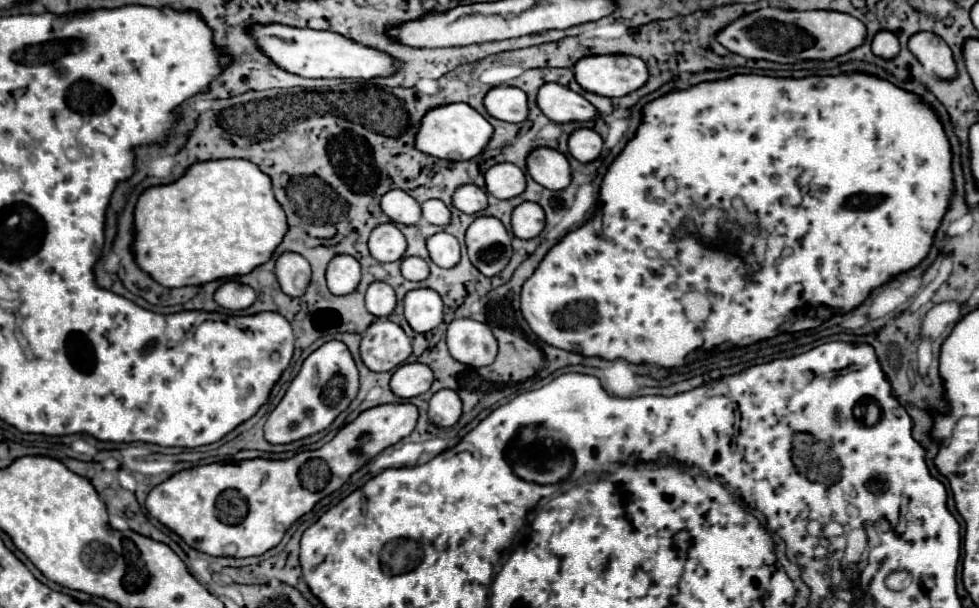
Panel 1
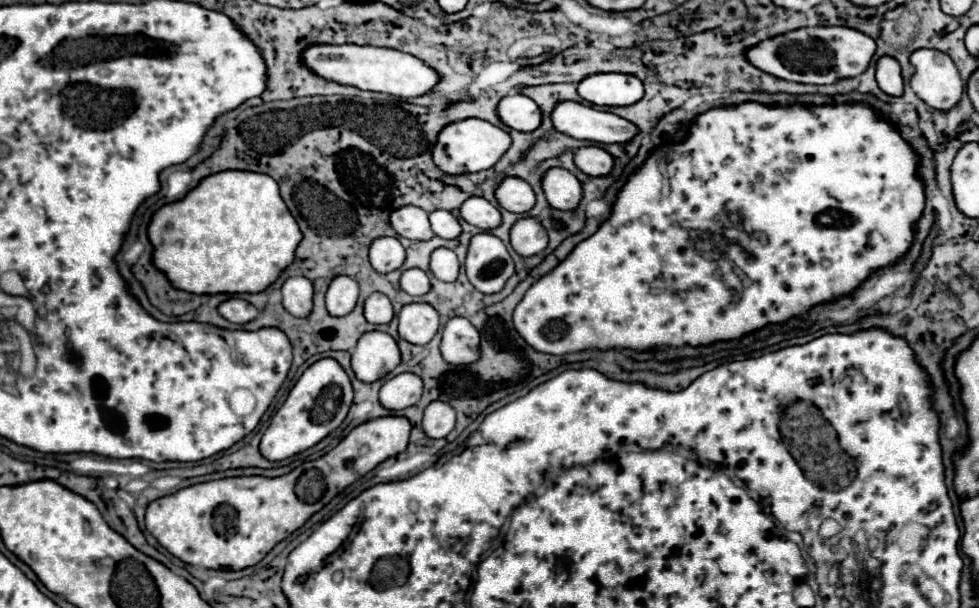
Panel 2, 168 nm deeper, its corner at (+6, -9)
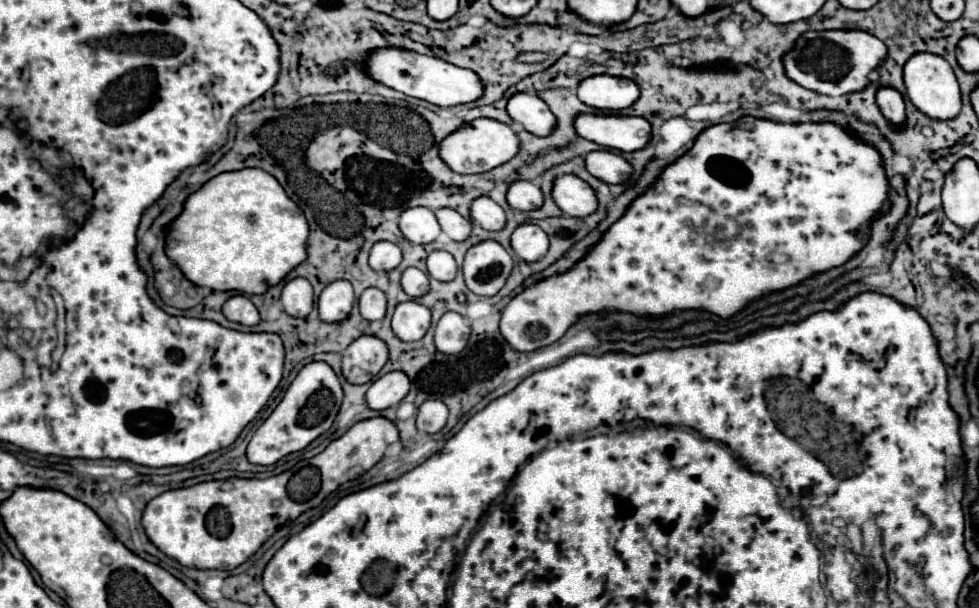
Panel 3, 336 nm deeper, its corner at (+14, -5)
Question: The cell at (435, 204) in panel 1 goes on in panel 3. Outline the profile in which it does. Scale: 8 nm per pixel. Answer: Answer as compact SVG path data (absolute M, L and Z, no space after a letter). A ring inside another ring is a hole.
M451 208L435 210L435 218L437 218L443 234L447 234L451 240L457 240L457 242L465 240L471 232L471 222Z

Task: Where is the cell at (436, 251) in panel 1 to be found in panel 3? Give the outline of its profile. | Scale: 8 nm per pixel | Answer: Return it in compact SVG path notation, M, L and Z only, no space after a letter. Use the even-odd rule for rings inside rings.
M433 250L427 258L427 272L431 278L435 280L441 280L441 282L449 282L455 278L455 272L457 272L457 266L455 266L455 260L449 252L445 250Z

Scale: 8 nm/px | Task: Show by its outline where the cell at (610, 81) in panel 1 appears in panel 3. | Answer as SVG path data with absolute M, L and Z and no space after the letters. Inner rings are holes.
M591 76L581 80L577 96L583 104L599 110L623 110L639 98L639 86L629 78Z

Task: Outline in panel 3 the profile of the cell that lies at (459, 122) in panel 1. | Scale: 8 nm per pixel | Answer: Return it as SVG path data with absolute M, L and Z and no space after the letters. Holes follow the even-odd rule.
M475 118L439 142L441 160L459 174L481 174L511 160L519 150L519 140L511 126L491 118Z

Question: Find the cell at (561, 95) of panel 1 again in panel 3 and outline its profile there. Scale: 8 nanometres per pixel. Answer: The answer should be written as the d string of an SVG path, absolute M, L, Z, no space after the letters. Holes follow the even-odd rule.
M577 114L573 126L581 138L621 152L635 152L651 138L651 124L637 116Z

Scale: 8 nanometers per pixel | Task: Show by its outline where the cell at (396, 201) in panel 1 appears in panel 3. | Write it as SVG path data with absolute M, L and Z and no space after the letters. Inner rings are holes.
M409 208L409 210L405 210L399 216L399 230L413 244L433 242L441 234L437 218L429 208Z

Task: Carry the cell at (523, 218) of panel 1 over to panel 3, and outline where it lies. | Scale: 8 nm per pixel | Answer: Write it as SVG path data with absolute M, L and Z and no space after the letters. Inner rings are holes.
M521 224L511 234L511 248L521 260L533 262L547 252L549 238L537 224Z

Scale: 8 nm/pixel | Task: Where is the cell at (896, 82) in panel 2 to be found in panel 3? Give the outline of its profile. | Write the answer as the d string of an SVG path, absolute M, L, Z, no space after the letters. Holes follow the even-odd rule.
M883 86L877 90L877 104L881 108L881 112L885 114L887 120L891 120L893 124L901 124L905 122L905 104L903 104L903 96L889 86Z

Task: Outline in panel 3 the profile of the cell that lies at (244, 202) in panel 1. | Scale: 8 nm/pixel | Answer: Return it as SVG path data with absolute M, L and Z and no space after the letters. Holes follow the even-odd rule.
M243 168L235 172L223 172L205 182L197 192L193 192L181 214L167 226L165 254L169 260L181 268L183 276L211 290L237 290L245 294L265 294L267 288L279 284L283 276L293 270L301 260L305 260L305 240L309 228L305 216L273 176L261 168Z

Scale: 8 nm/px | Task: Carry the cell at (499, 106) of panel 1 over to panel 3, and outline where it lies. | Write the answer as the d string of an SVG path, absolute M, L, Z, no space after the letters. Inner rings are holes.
M513 94L507 102L507 114L535 136L547 136L555 126L555 116L537 94Z

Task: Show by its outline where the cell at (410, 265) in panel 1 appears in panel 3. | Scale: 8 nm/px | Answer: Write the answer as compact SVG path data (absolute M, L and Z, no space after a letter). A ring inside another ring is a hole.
M407 268L401 274L401 286L409 298L423 296L429 290L429 276L417 268Z

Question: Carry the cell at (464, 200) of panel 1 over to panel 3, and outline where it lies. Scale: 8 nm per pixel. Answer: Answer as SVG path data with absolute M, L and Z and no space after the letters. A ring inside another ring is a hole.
M479 196L471 204L471 220L485 230L501 230L505 226L505 212L487 196Z

